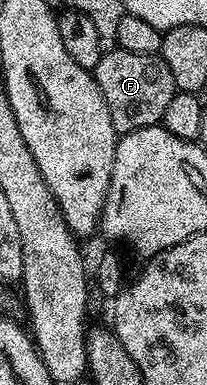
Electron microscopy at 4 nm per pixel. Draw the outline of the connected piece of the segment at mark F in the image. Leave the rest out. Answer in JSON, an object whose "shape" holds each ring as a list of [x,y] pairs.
{"shape":[[[119,47],[101,52],[94,76],[102,91],[102,99],[106,99],[110,123],[114,123],[120,135],[161,124],[166,115],[166,106],[178,92],[174,75],[170,75],[170,67],[166,67],[159,55],[134,55],[134,51]]]}

